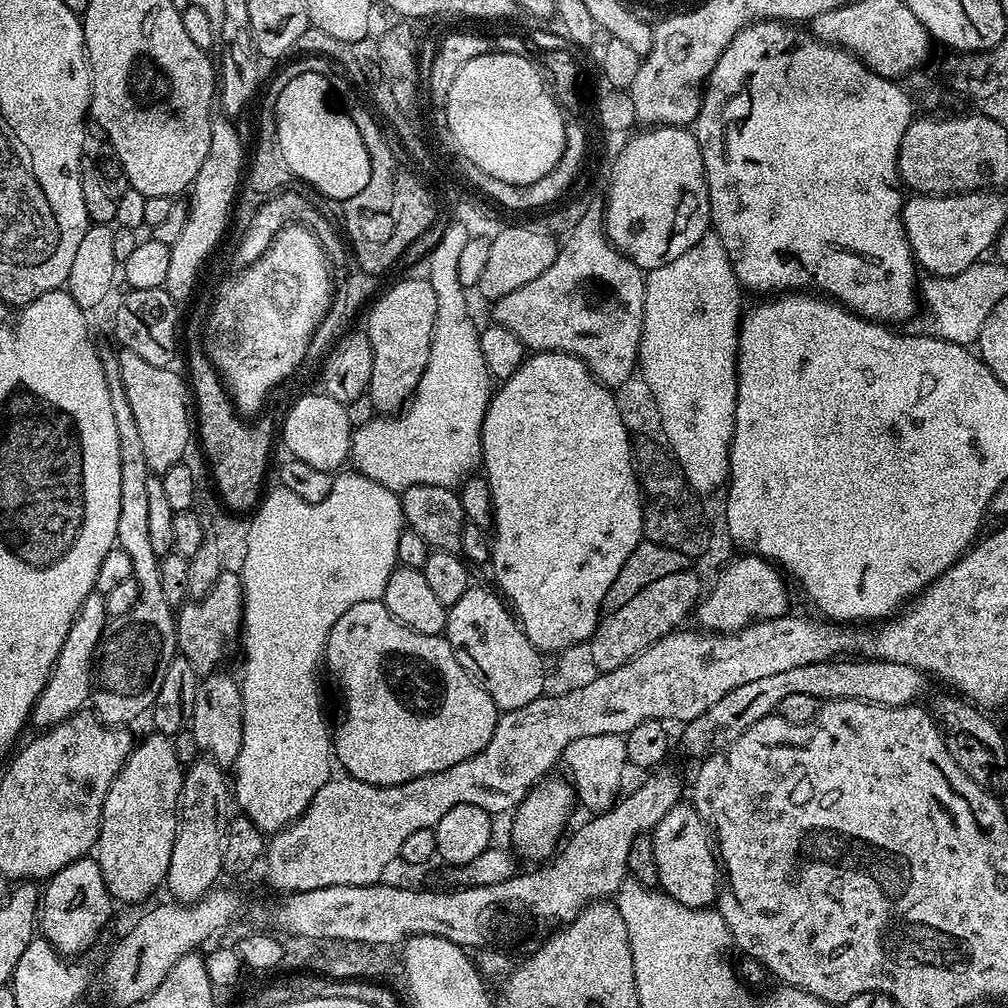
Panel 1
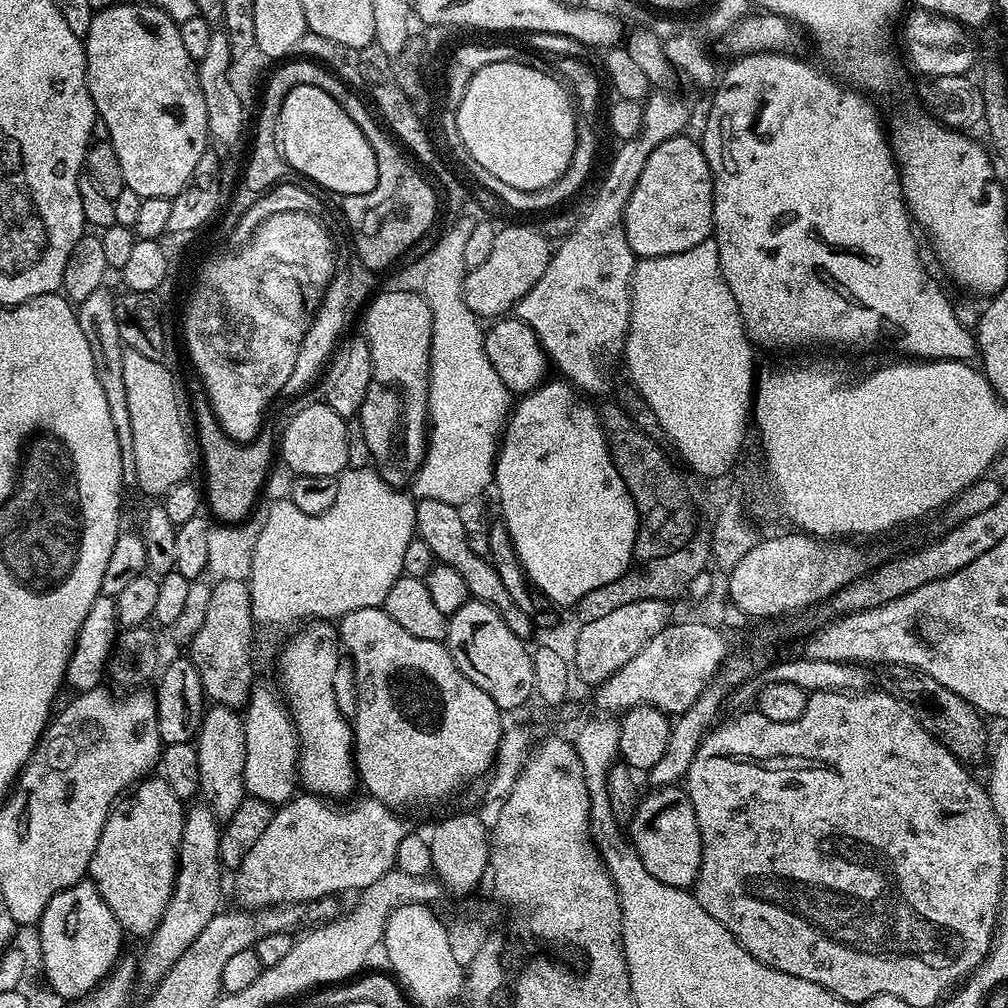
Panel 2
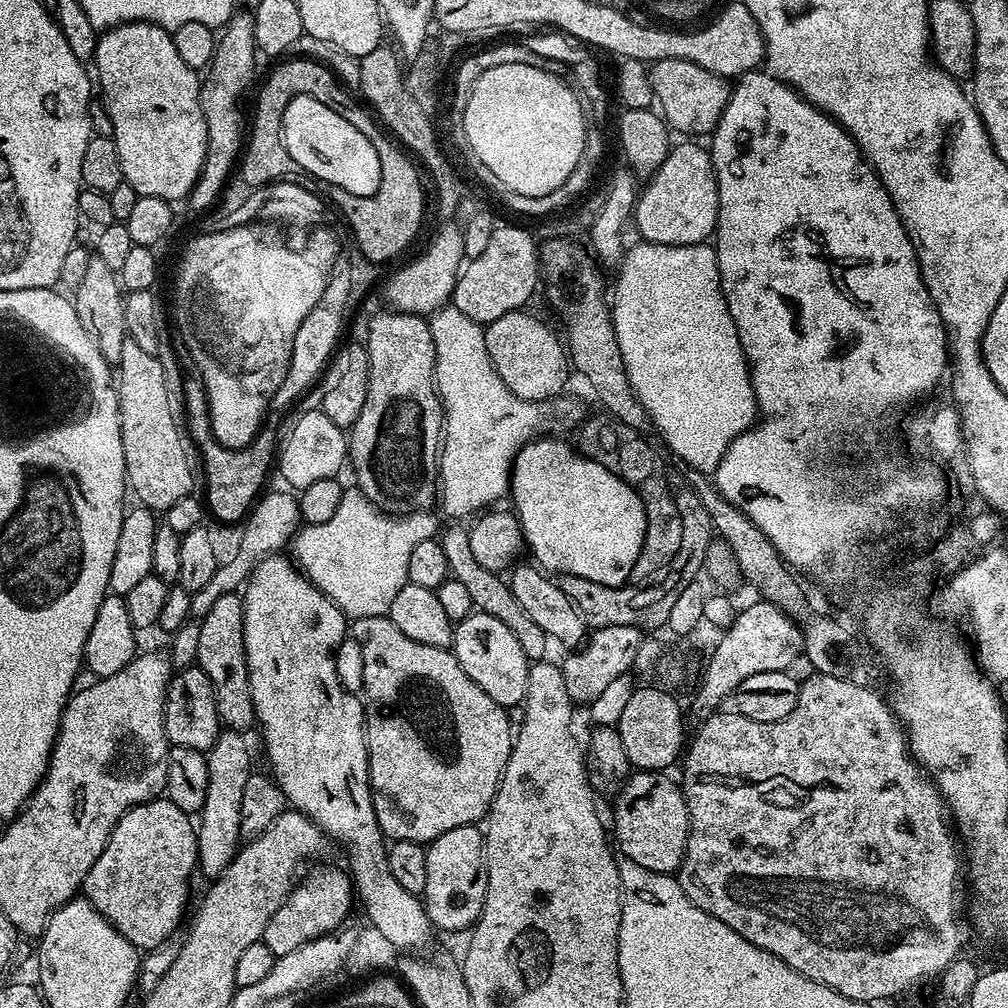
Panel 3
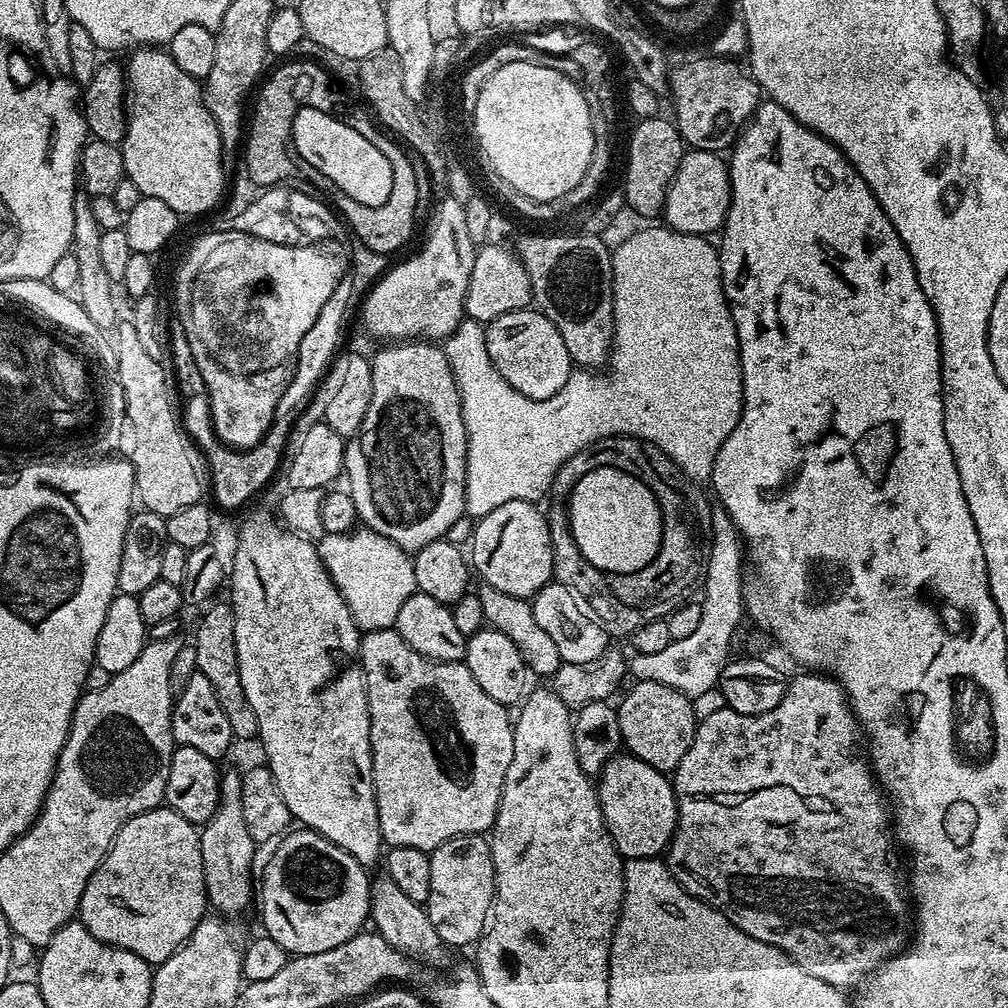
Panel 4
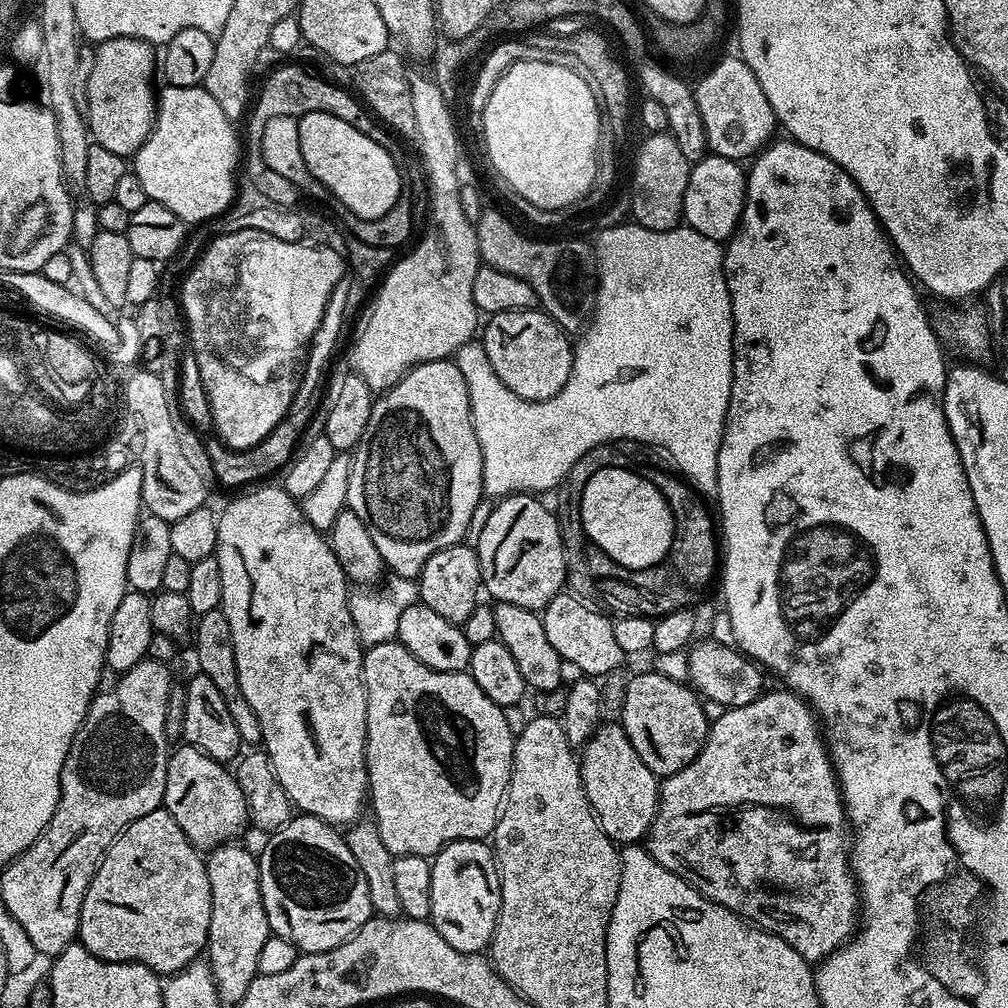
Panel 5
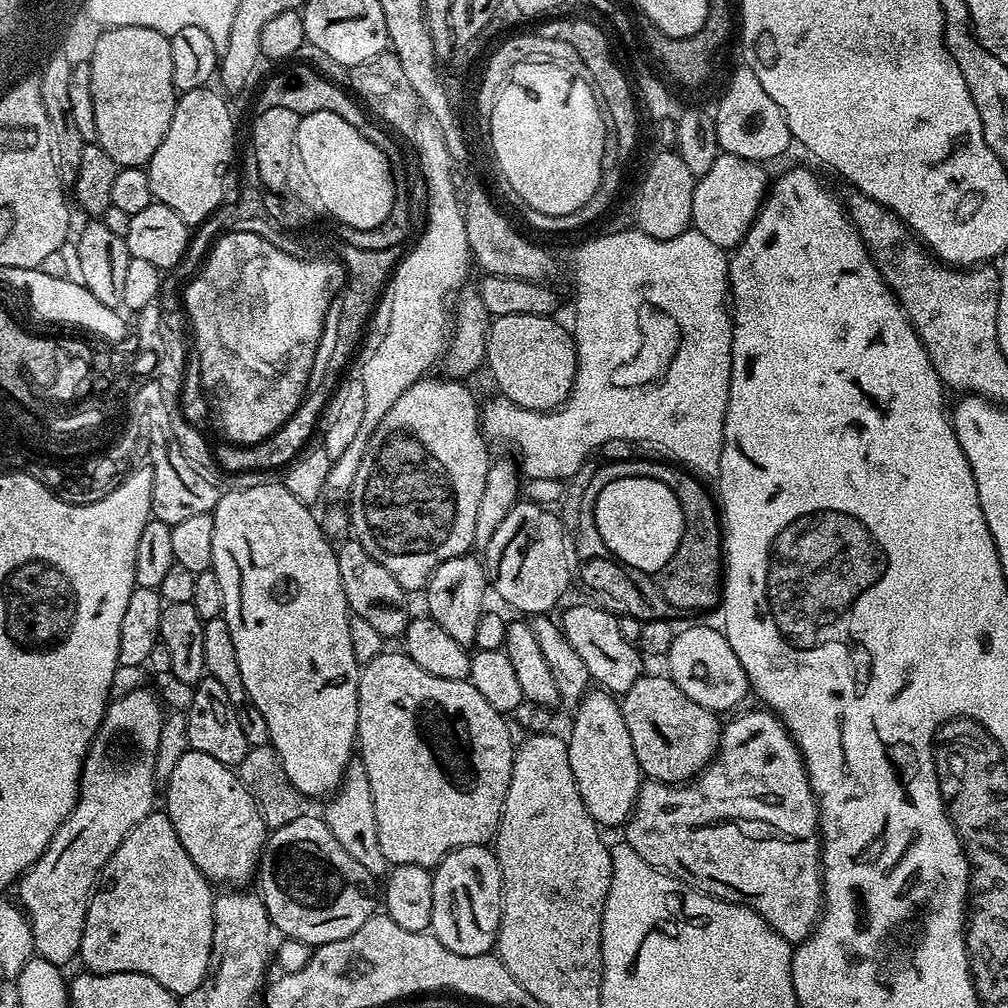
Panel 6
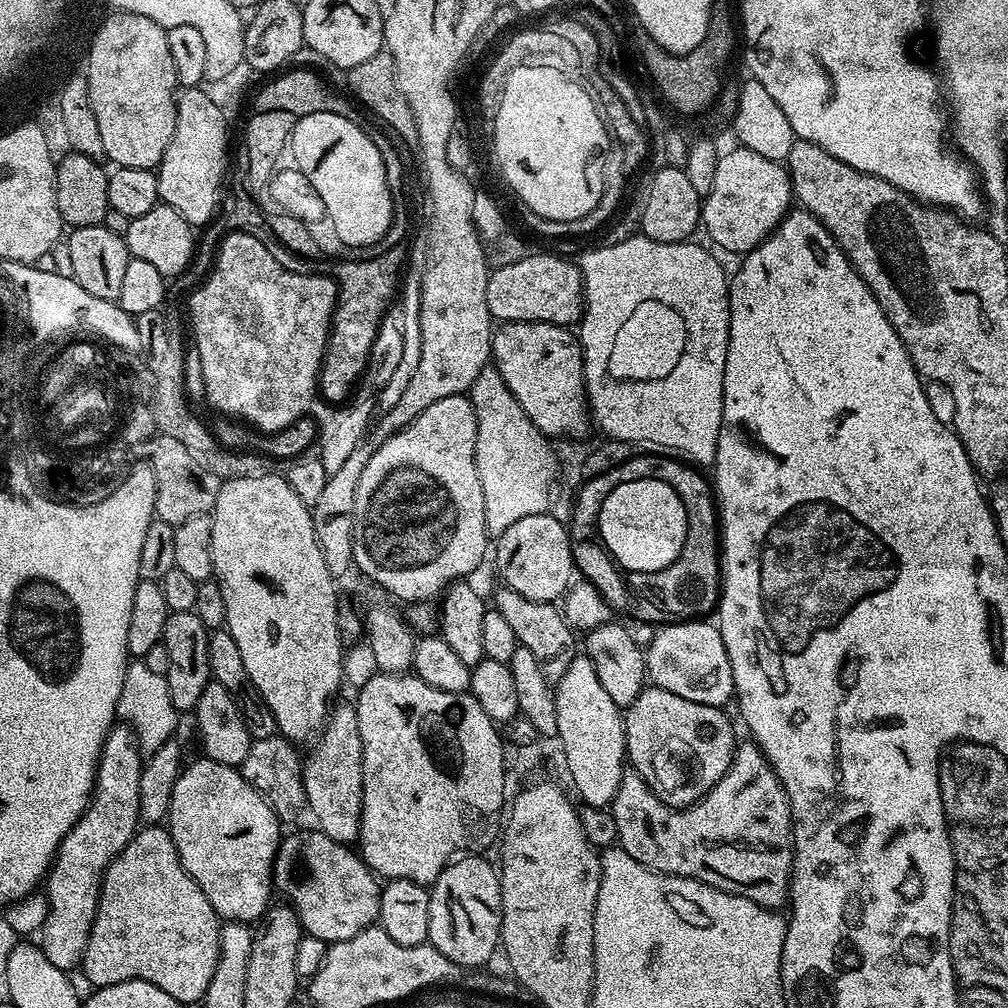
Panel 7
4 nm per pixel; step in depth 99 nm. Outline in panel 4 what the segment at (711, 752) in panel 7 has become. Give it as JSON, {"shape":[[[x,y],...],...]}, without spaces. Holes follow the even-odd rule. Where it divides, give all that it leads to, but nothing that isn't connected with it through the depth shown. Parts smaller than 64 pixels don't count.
{"shape":[[[636,680],[633,688],[618,704],[620,738],[623,747],[642,762],[665,774],[675,773],[682,754],[690,750],[698,727],[698,715],[692,709],[693,701],[676,689],[660,682]]]}

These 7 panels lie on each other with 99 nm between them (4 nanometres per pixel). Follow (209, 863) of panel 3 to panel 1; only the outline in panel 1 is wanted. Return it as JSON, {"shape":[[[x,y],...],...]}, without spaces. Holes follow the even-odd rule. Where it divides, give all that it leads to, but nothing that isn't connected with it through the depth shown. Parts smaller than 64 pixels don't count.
{"shape":[[[217,670],[197,683],[190,731],[194,742],[207,759],[215,760],[221,766],[235,765],[238,750],[242,750],[243,717],[244,699],[237,677],[227,676],[224,670]]]}

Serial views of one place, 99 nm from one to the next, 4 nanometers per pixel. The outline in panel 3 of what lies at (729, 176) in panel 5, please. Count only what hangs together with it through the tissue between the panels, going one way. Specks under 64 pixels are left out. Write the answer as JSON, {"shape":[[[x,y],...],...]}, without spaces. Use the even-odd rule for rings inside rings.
{"shape":[[[680,144],[669,151],[668,156],[662,162],[662,166],[643,185],[636,202],[636,211],[634,213],[634,228],[640,231],[639,239],[649,244],[703,244],[716,231],[716,219],[718,218],[718,186],[716,185],[716,172],[712,169],[712,158],[707,147],[699,148],[696,144]]]}

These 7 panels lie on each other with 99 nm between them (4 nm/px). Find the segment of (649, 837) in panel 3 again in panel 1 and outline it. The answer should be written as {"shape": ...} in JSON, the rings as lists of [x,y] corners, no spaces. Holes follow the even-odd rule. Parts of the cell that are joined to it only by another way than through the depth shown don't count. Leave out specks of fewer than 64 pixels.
{"shape":[[[681,802],[666,814],[658,826],[650,833],[652,841],[652,857],[658,866],[659,887],[672,900],[677,900],[679,907],[684,910],[708,910],[716,900],[716,872],[718,876],[718,856],[710,839],[710,828],[706,823],[699,807],[691,808],[687,802]]]}

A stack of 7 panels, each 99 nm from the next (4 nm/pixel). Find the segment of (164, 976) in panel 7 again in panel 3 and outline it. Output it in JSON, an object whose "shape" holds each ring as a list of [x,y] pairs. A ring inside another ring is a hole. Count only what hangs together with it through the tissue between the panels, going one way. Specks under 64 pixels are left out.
{"shape":[[[157,798],[134,806],[114,826],[98,862],[90,866],[90,874],[84,879],[83,895],[98,910],[98,914],[111,922],[114,927],[137,950],[151,950],[169,943],[184,916],[188,904],[188,887],[192,884],[192,871],[198,868],[196,858],[196,828],[191,815],[167,798]]]}

